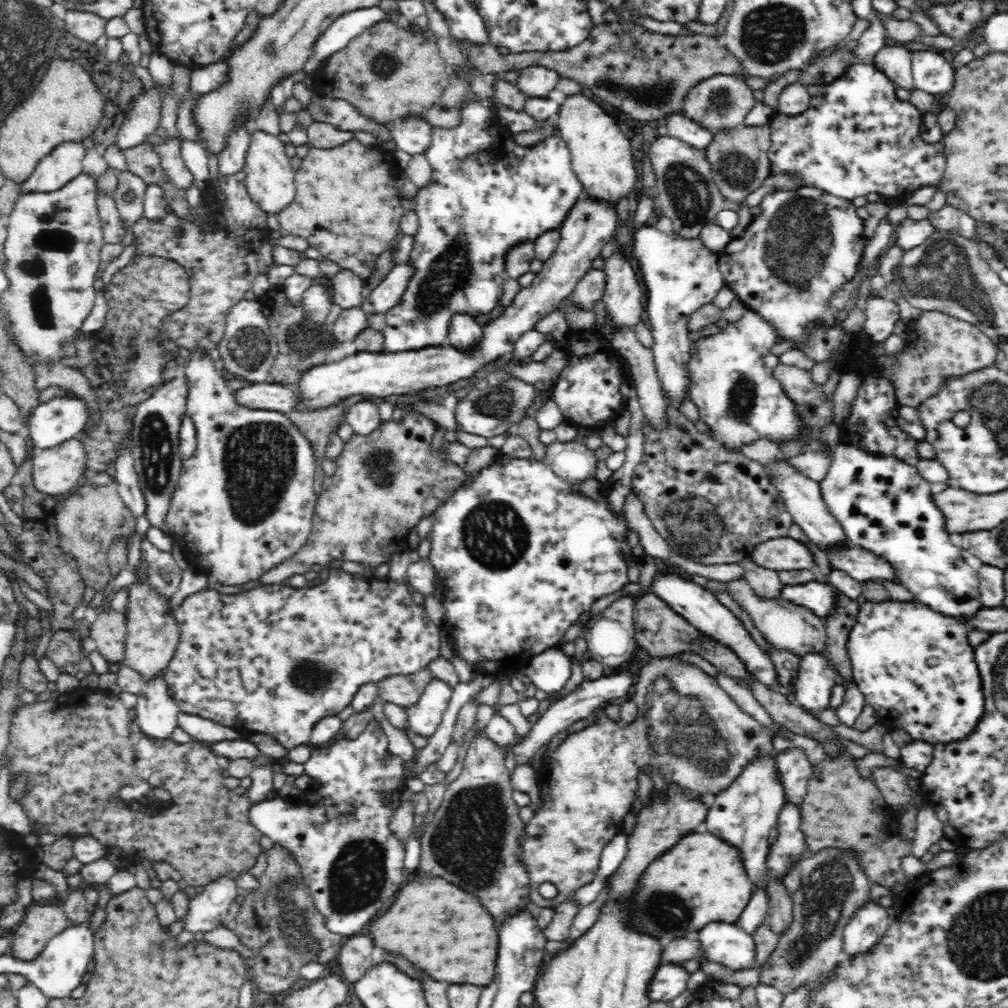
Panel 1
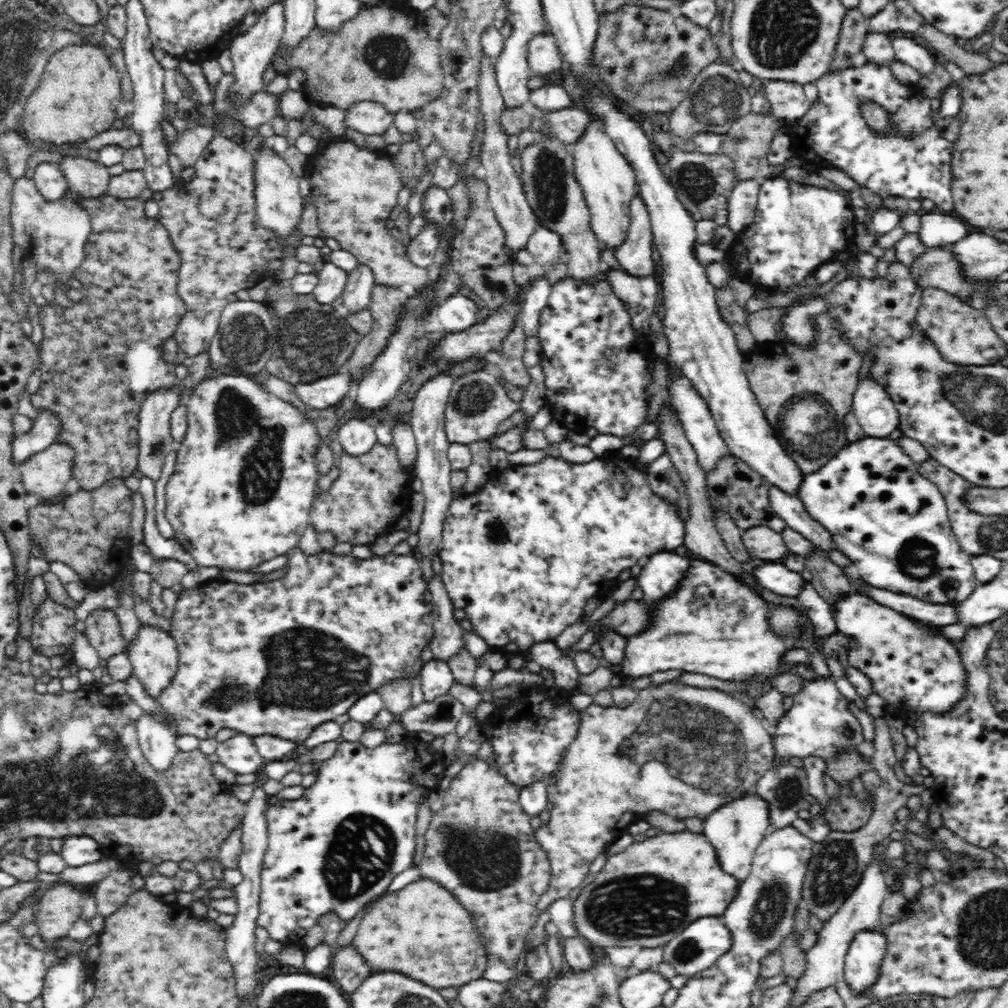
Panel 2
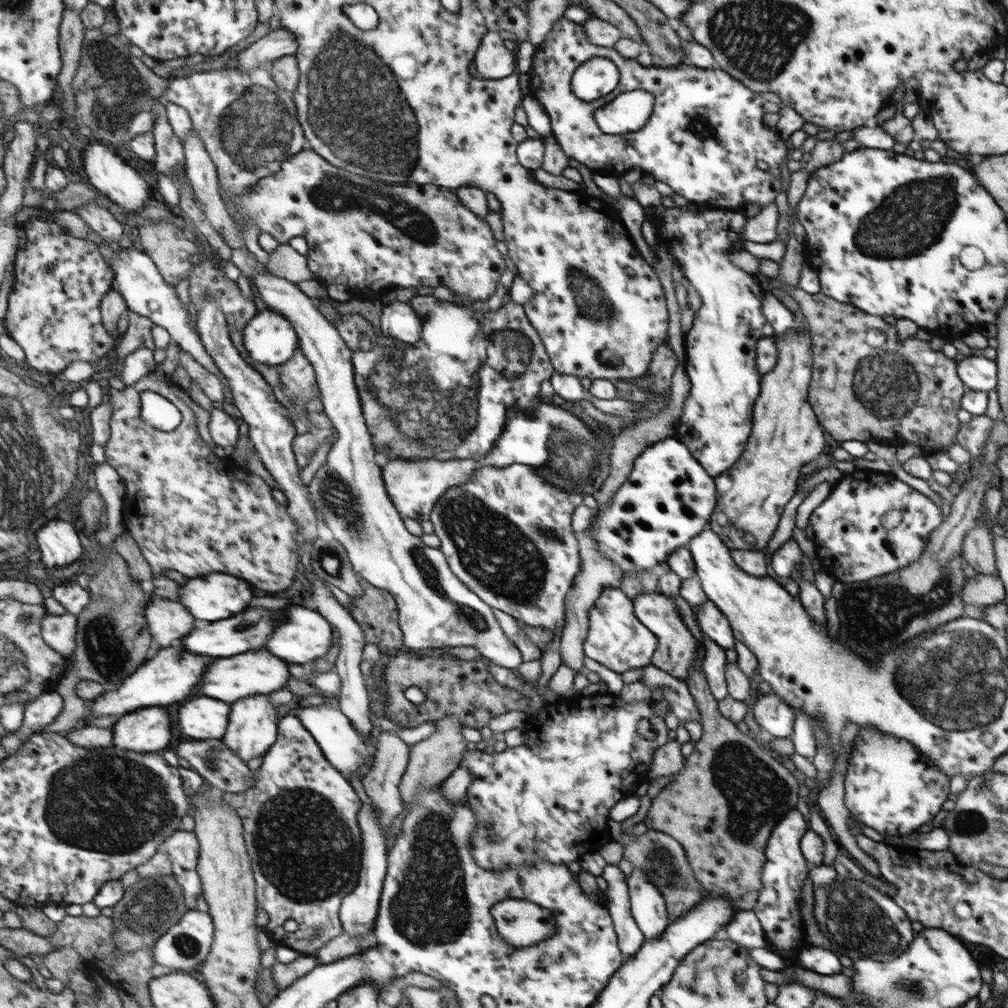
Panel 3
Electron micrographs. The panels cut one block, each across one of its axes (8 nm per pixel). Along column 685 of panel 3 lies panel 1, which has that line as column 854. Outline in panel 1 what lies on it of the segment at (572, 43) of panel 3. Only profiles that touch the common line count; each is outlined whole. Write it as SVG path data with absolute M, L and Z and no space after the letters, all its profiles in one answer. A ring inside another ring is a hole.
M873 63L850 65L842 76L834 79L834 82L819 85L818 95L811 97L810 108L802 112L802 114L797 114L796 116L788 116L780 112L775 114L769 124L771 128L771 147L769 148L768 156L771 164L769 174L788 173L788 175L796 175L802 177L806 187L816 187L838 198L850 200L866 197L870 192L879 194L881 198L897 198L902 196L902 194L912 194L912 192L918 190L918 188L924 188L924 186L932 186L932 188L938 190L946 166L945 146L943 141L929 143L921 137L922 115L916 106L910 104L910 101L904 102L904 100L896 98L896 85L894 81L890 80Z

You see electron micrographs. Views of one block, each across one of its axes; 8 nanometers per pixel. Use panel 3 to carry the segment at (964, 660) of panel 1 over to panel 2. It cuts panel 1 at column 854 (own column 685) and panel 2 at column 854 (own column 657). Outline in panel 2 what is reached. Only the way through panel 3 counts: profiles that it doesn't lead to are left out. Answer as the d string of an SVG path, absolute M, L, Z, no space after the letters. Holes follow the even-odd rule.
M860 592L839 595L839 598L835 599L833 618L838 630L857 639L856 648L850 654L846 654L845 664L860 669L866 675L872 682L872 691L886 700L889 711L904 716L916 713L919 717L926 711L950 711L963 698L964 670L959 653L953 640L937 634L936 627L908 618Z

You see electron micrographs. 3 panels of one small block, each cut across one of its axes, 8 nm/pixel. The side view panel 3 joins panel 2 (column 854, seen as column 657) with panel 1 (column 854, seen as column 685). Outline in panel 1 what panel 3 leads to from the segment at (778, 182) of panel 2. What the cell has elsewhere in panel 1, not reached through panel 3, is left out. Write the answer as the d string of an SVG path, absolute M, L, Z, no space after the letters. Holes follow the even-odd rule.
M802 187L795 191L774 191L767 194L759 203L762 213L753 218L752 222L744 230L740 237L731 242L718 252L719 270L722 272L725 285L735 292L738 300L746 304L749 309L762 315L766 321L772 323L778 330L782 341L804 341L807 346L796 348L819 363L832 360L834 369L842 369L842 372L855 372L860 378L858 394L854 398L849 417L841 422L839 440L842 443L853 443L864 447L870 452L880 452L882 455L895 455L905 459L907 463L916 466L918 451L916 451L916 439L907 432L901 430L896 421L891 417L891 410L897 403L892 386L886 380L879 380L871 374L871 362L875 358L867 358L872 348L872 339L861 334L848 333L842 328L840 322L836 322L838 310L829 309L829 300L837 293L834 290L842 288L843 284L851 281L858 274L858 266L866 242L869 238L864 235L864 221L859 218L857 208L850 199L838 198L833 194L816 187ZM809 323L822 324L816 328L812 337L807 337L805 330Z

